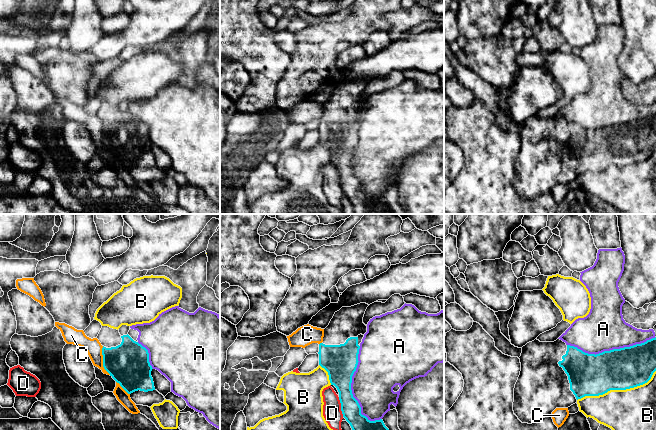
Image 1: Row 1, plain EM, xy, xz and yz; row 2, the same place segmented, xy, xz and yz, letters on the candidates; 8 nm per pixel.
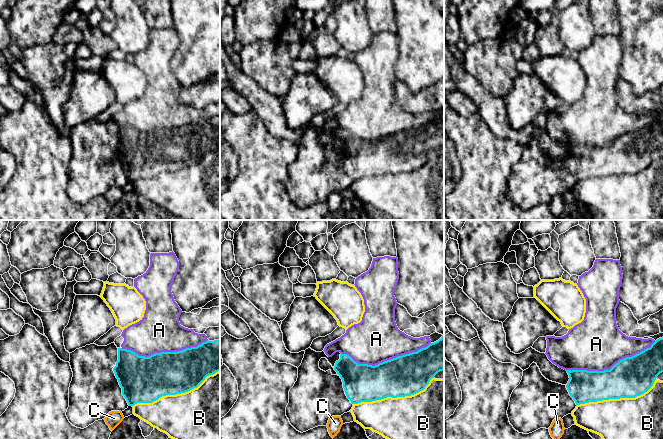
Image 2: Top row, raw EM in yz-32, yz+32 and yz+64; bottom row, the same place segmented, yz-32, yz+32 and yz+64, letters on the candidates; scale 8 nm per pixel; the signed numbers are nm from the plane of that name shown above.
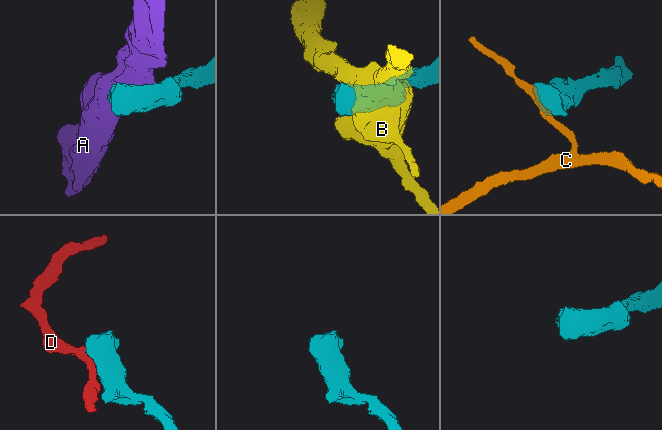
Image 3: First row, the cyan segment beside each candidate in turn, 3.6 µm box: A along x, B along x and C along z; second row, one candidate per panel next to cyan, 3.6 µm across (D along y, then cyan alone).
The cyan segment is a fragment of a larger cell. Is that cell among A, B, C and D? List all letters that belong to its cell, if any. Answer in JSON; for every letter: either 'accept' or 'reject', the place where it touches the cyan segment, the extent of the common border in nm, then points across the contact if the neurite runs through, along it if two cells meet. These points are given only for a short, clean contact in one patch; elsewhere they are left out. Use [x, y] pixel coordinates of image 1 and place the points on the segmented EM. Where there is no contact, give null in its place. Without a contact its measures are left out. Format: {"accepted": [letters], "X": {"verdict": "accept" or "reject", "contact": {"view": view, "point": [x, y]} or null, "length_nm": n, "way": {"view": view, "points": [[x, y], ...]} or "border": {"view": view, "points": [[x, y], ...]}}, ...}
{"accepted": [], "A": {"verdict": "reject", "contact": {"view": "xz", "point": [350, 389]}, "length_nm": 600}, "B": {"verdict": "reject", "contact": {"view": "yz", "point": [617, 389]}, "length_nm": 700}, "C": {"verdict": "reject", "contact": {"view": "xy", "point": [103, 360]}, "length_nm": 240, "border": {"view": "xy", "points": [[102, 346], [102, 366], [110, 374]]}}, "D": {"verdict": "reject", "contact": {"view": "xz", "point": [341, 407]}, "length_nm": 170}}

